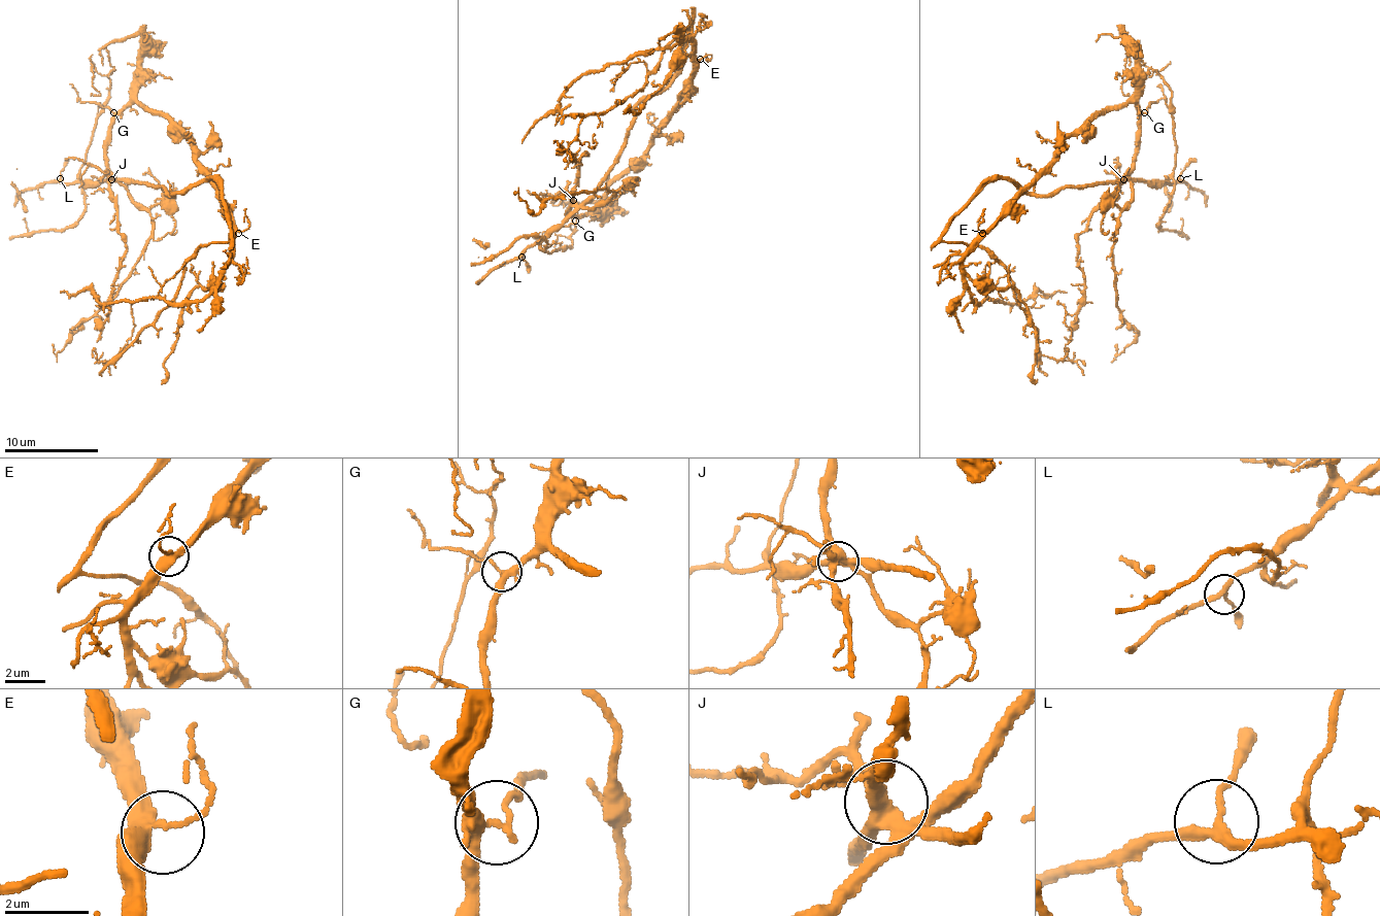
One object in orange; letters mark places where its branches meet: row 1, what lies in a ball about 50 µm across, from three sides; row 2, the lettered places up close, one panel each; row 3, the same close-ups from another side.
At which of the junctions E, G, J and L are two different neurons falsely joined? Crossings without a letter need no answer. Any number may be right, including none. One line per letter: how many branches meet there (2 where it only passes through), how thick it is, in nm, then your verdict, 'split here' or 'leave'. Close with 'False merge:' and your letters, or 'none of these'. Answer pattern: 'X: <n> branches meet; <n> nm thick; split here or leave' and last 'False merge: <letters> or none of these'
E: 3 branches meet; 200 nm thick; leave
G: 4 branches meet; 260 nm thick; leave
J: 6 branches meet; 400 nm thick; split here
L: 3 branches meet; 220 nm thick; leave
False merge: J

